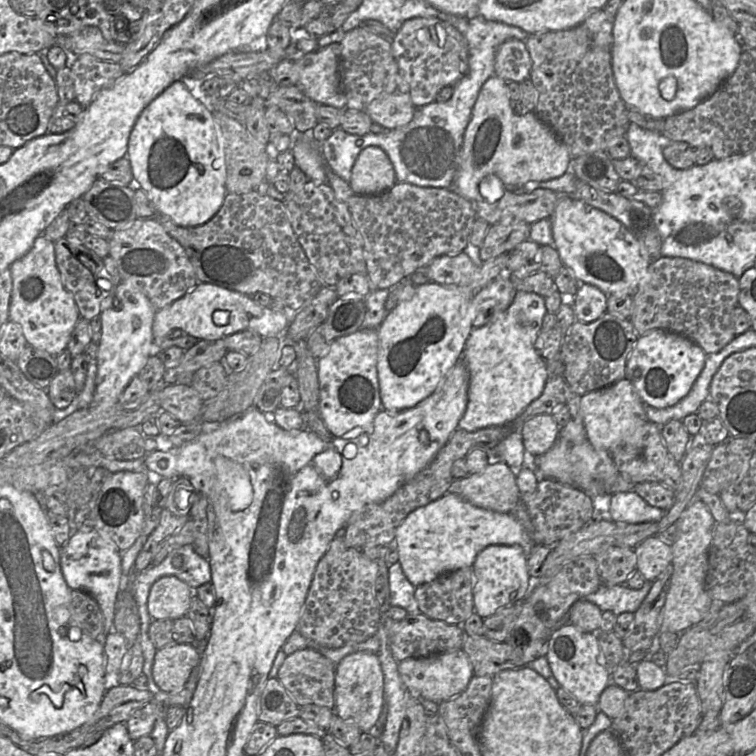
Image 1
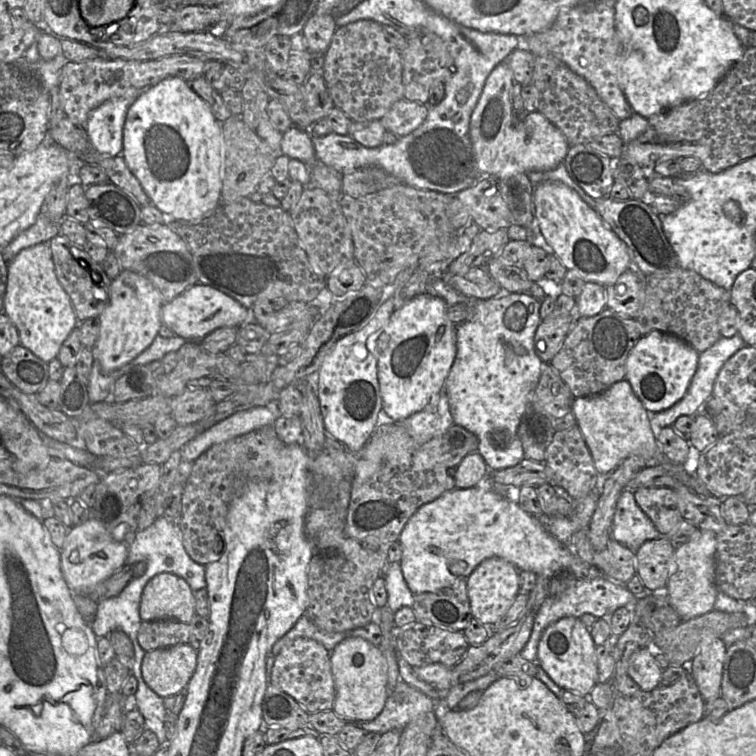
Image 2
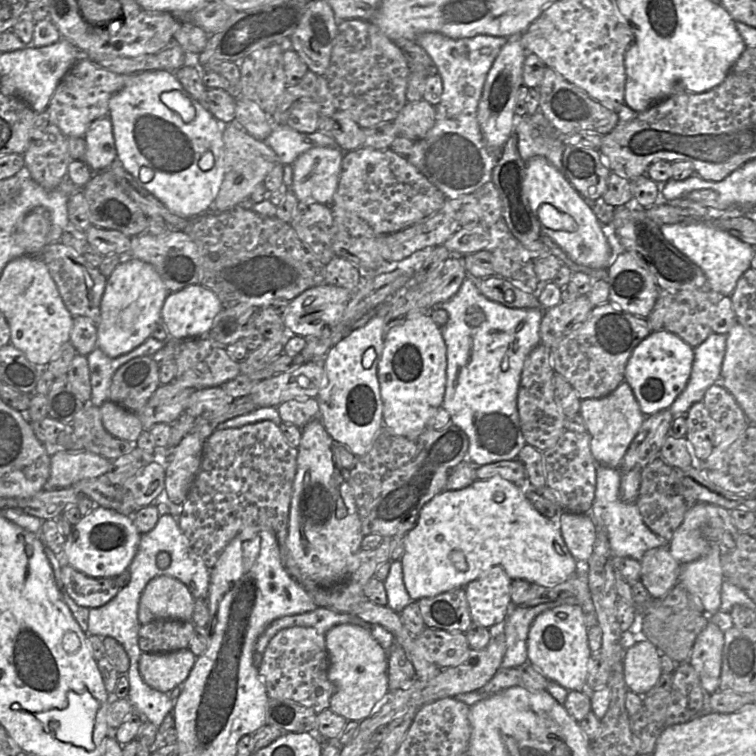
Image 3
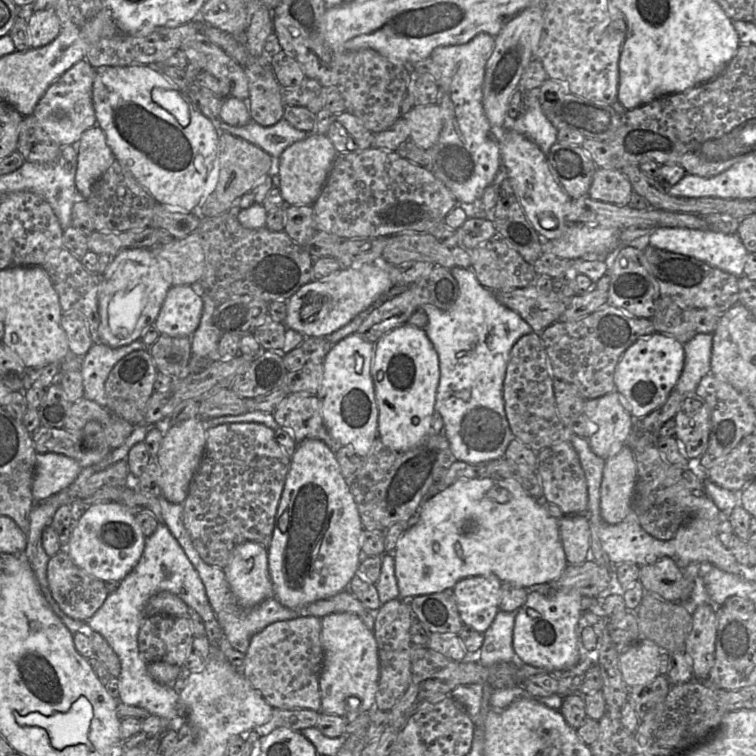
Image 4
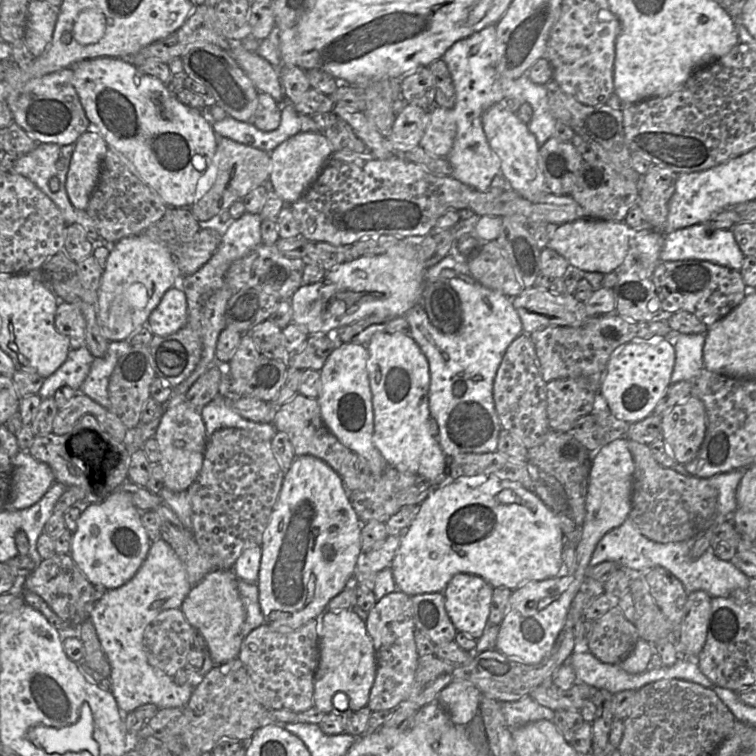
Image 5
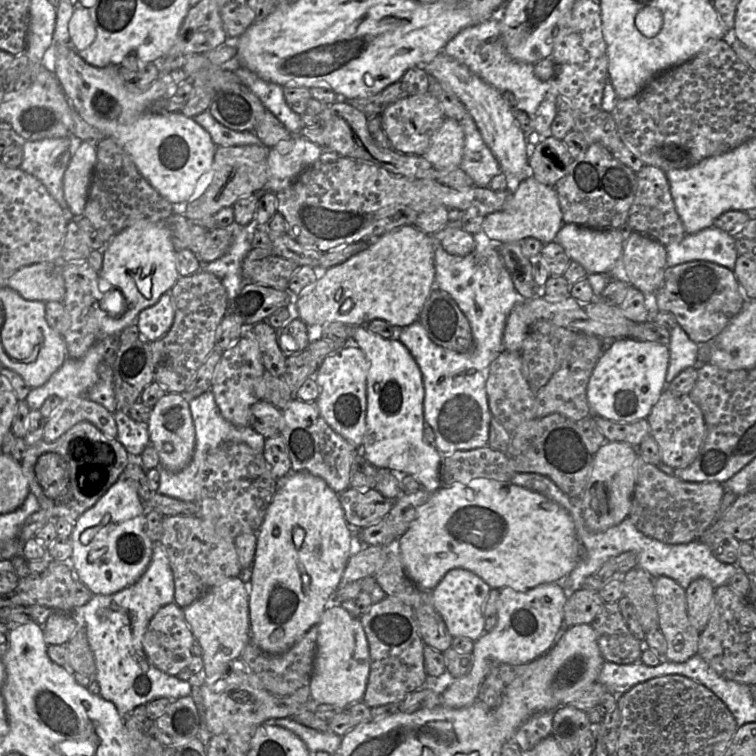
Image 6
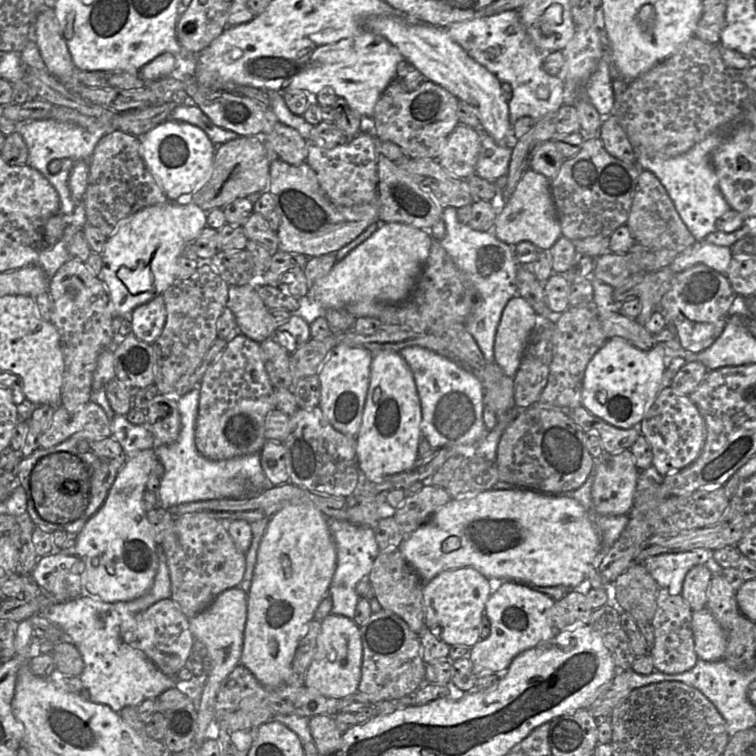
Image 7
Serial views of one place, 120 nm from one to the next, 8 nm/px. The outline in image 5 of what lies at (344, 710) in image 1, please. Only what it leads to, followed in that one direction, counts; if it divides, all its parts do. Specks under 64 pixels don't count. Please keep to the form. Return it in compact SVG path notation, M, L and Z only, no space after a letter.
M350 609L326 610L320 616L318 637L319 664L314 679L314 706L326 715L343 717L344 711L335 707L334 698L338 692L344 692L350 699L350 710L368 707L376 676L376 659L365 622Z

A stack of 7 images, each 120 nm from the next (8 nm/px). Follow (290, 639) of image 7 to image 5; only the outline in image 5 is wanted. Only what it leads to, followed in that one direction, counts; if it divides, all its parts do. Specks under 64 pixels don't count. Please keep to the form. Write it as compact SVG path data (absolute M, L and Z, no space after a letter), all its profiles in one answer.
M313 455L296 456L285 472L281 489L263 532L257 579L258 598L265 623L295 630L321 616L327 604L339 594L352 576L361 552L362 521L344 488L343 480L325 461Z

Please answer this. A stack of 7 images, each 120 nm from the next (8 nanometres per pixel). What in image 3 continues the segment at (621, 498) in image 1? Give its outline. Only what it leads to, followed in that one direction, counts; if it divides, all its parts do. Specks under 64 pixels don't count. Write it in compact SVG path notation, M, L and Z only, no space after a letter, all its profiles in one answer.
M596 461L596 490L590 516L596 525L596 535L598 529L606 530L610 547L617 557L631 557L640 561L647 550L668 546L669 542L649 529L635 502L624 503L620 499L620 482L619 469Z

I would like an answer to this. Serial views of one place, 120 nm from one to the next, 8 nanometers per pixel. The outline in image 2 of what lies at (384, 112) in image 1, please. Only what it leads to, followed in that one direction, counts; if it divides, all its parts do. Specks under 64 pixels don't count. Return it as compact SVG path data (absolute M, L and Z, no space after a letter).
M403 98L397 101L380 121L386 131L390 131L398 137L404 137L425 121L428 111L427 104Z

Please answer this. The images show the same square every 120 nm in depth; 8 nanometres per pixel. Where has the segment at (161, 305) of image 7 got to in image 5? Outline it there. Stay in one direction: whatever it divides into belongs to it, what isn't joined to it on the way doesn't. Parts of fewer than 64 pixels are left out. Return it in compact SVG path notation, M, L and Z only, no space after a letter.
M176 285L162 297L149 316L148 325L156 336L168 336L182 329L188 321L188 304L185 292Z

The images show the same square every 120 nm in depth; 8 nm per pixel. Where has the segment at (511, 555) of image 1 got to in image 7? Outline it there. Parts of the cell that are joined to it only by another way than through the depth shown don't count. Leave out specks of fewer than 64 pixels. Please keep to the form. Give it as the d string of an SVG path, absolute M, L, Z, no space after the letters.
M472 567L446 570L423 585L425 627L439 628L439 637L448 645L473 647L480 639L486 602L491 595L489 579Z

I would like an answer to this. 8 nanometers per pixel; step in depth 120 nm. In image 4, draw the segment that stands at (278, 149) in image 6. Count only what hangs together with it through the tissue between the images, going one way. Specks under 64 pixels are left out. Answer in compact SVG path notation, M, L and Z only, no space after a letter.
M317 132L310 133L307 138L297 141L287 147L279 157L279 178L281 195L287 205L313 205L319 197L330 169L336 159L338 152L332 141L325 134Z

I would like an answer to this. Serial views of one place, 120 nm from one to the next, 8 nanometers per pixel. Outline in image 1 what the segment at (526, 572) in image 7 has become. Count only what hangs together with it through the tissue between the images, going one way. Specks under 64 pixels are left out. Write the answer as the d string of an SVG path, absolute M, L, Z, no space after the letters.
M449 492L408 514L397 529L395 543L404 574L415 587L442 574L472 567L477 555L490 545L520 545L529 554L535 546L511 514L479 508Z

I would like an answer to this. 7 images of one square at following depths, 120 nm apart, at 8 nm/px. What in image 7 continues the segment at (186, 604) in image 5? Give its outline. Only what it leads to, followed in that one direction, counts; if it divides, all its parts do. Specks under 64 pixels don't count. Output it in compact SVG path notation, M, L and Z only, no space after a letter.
M239 586L227 589L219 594L206 609L189 621L191 633L195 640L205 646L211 660L210 671L197 713L197 732L194 738L194 745L197 747L202 746L218 724L215 719L215 704L221 684L240 665L247 619L247 596L248 593Z

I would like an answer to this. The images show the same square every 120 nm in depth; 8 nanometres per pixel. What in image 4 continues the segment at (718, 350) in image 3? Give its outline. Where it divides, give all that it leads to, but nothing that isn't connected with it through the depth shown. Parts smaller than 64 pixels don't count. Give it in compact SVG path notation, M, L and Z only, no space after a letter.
M697 333L683 345L684 366L674 387L679 393L690 395L694 393L700 380L711 373L713 335L711 333Z

